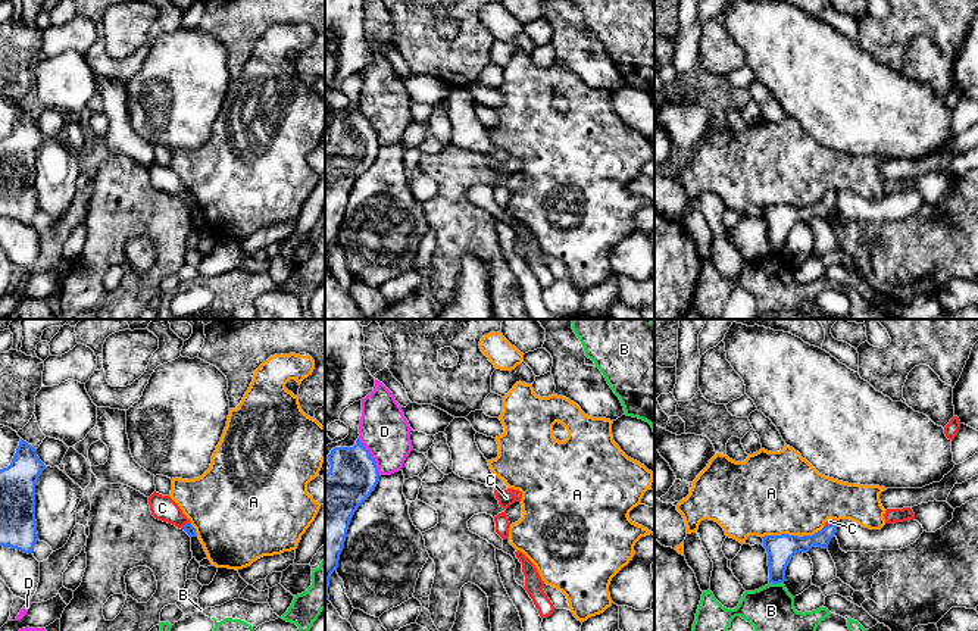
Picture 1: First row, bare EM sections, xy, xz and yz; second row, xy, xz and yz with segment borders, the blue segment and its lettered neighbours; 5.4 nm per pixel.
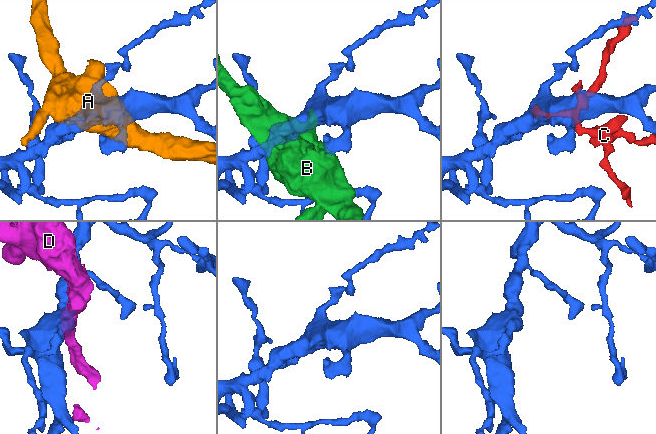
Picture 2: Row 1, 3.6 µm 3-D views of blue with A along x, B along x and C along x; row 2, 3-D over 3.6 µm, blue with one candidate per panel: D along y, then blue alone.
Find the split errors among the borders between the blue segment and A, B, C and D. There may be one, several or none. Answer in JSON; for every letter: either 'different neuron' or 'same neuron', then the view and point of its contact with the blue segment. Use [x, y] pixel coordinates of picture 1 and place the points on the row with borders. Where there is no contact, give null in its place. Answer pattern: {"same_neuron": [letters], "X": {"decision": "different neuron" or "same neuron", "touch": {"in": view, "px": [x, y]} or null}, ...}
{"same_neuron": ["C"], "A": {"decision": "different neuron", "touch": {"in": "yz", "px": [791, 536]}}, "B": {"decision": "different neuron", "touch": {"in": "yz", "px": [777, 583]}}, "C": {"decision": "same neuron", "touch": {"in": "yz", "px": [830, 524]}}, "D": {"decision": "different neuron", "touch": {"in": "xz", "px": [371, 456]}}}

